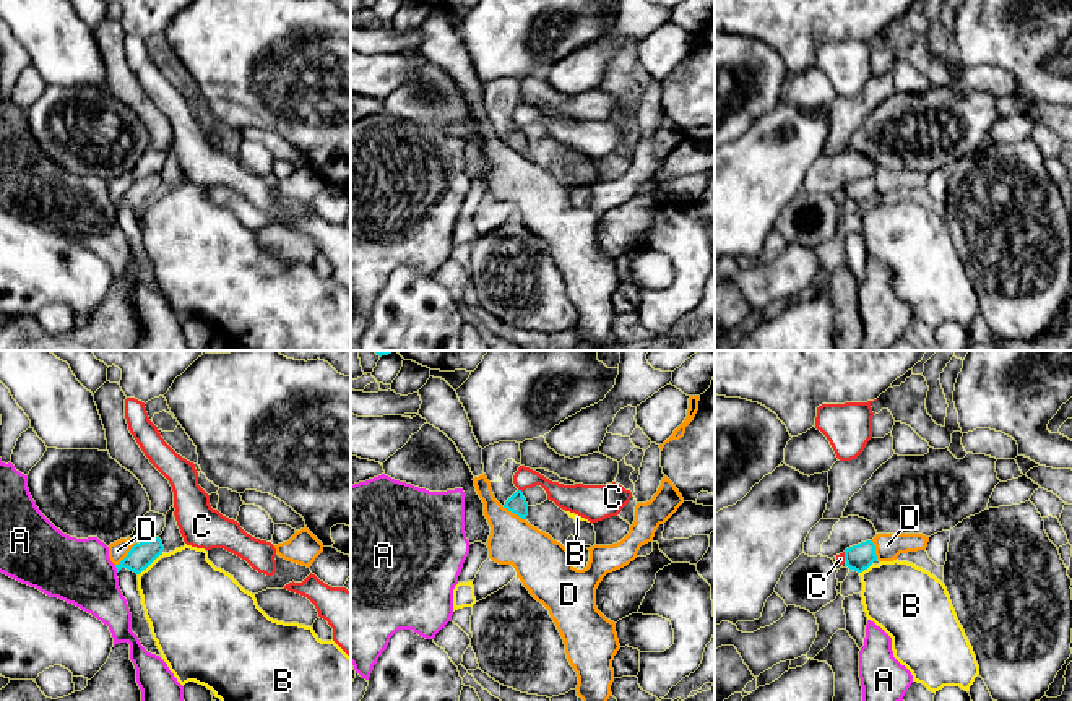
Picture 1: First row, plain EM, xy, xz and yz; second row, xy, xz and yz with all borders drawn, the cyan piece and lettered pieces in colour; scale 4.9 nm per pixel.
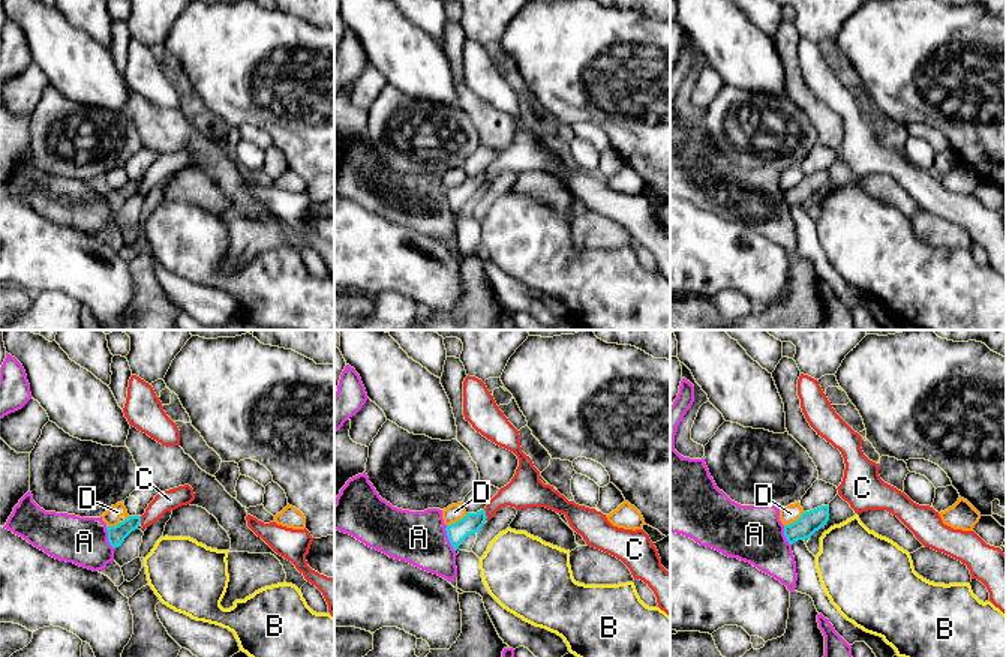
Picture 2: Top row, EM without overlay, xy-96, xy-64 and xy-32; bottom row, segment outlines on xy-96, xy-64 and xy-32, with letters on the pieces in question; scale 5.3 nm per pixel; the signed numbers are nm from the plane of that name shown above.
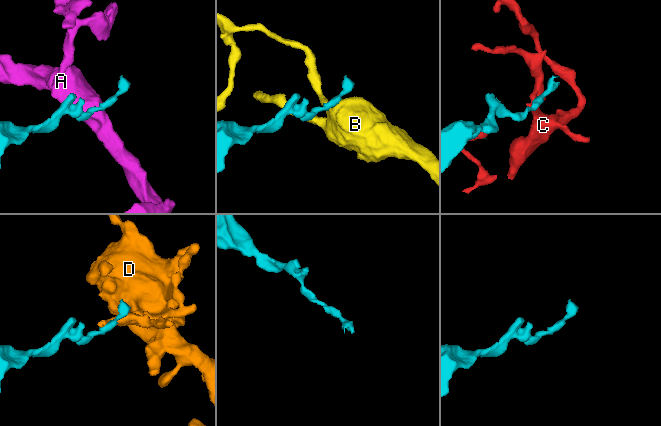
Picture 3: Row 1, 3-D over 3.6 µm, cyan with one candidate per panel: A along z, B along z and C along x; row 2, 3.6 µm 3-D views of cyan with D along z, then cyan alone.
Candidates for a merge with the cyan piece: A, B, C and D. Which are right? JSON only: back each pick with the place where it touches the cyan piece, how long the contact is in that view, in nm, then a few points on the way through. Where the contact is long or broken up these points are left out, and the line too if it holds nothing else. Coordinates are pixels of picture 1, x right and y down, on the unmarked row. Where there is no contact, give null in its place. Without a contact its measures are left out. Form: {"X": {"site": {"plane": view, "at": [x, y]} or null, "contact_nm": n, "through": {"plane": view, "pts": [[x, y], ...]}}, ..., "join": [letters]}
{"join": []}

